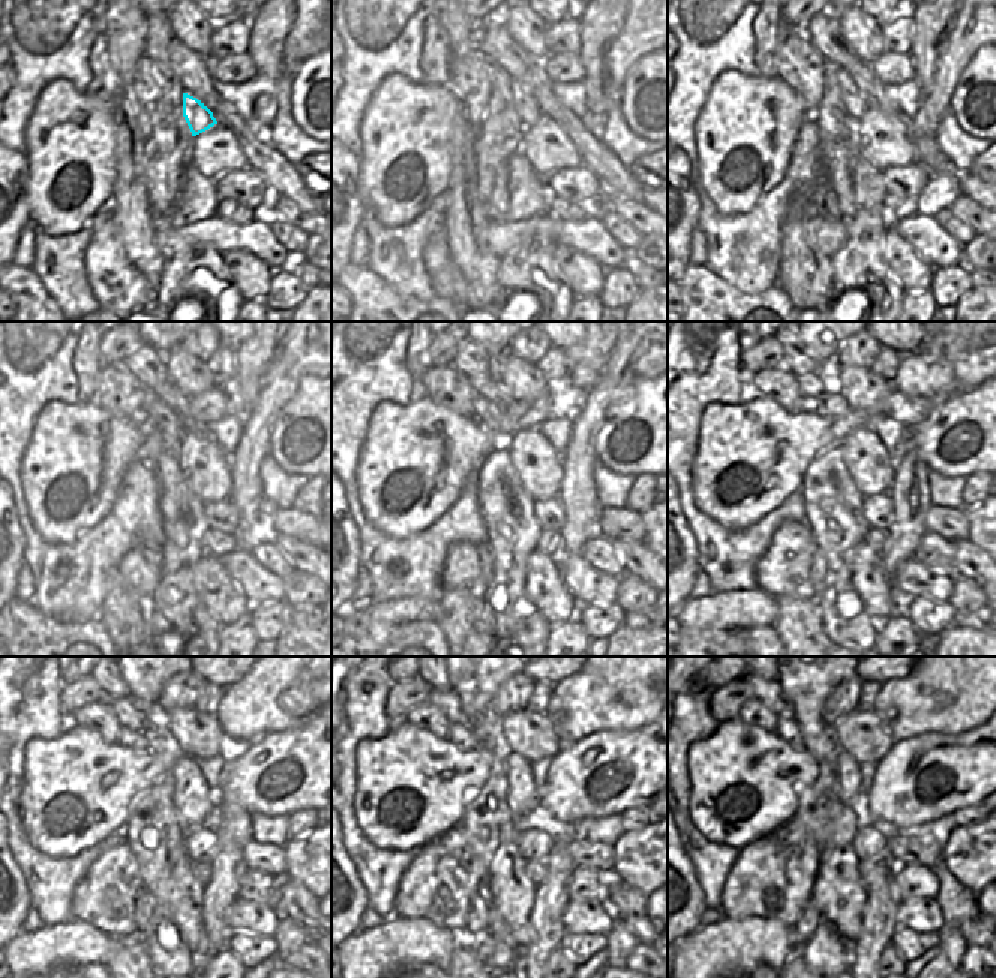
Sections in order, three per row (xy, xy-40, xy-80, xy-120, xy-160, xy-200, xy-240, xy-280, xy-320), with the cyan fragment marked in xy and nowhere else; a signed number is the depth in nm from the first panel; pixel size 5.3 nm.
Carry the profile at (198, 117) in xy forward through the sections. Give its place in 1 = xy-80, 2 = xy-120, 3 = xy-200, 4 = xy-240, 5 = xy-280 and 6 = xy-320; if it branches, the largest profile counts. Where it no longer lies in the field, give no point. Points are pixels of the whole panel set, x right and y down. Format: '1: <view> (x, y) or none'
1: xy-80 (855, 104)
2: xy-120 (161, 419)
3: xy-200 (807, 404)
4: xy-240 (126, 738)
5: xy-280 (464, 738)
6: xy-320 (788, 731)

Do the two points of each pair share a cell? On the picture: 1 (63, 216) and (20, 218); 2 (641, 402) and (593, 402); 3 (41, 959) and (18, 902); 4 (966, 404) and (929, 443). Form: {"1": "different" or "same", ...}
{"1": "different", "2": "different", "3": "different", "4": "same"}

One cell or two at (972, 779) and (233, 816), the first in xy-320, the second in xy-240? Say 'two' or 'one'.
two

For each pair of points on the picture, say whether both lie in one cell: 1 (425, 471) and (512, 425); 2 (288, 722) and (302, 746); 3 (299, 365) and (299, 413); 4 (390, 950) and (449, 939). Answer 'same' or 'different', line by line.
1: same
2: different
3: different
4: same

